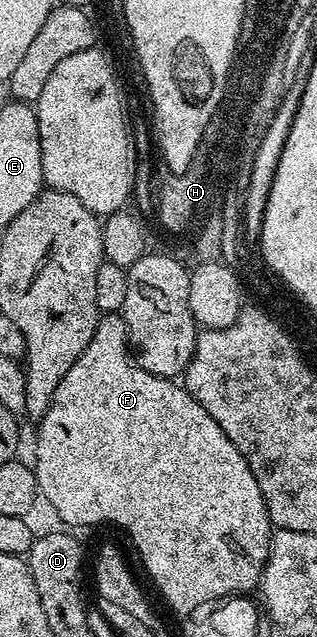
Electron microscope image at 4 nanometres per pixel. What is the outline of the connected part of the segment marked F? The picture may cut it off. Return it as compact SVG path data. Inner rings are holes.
M118 313L105 314L98 322L96 335L92 335L92 343L84 347L80 359L76 359L76 363L68 367L68 375L60 379L60 387L56 387L48 411L36 425L38 438L34 441L32 468L34 478L38 480L39 494L46 497L52 507L56 507L63 526L98 525L101 521L111 521L112 524L119 525L130 536L147 575L162 592L163 599L182 615L188 615L197 604L205 601L218 603L235 595L249 594L249 589L257 590L262 580L262 572L266 570L266 560L270 557L272 526L264 495L260 495L260 483L256 483L256 475L252 475L236 443L232 443L232 439L228 439L224 431L220 431L220 423L216 423L216 419L212 419L212 415L208 415L208 411L204 411L204 407L196 403L194 396L177 380L157 377L141 369L132 360L131 354L130 357L126 354L126 345L128 346L128 334L125 321Z

